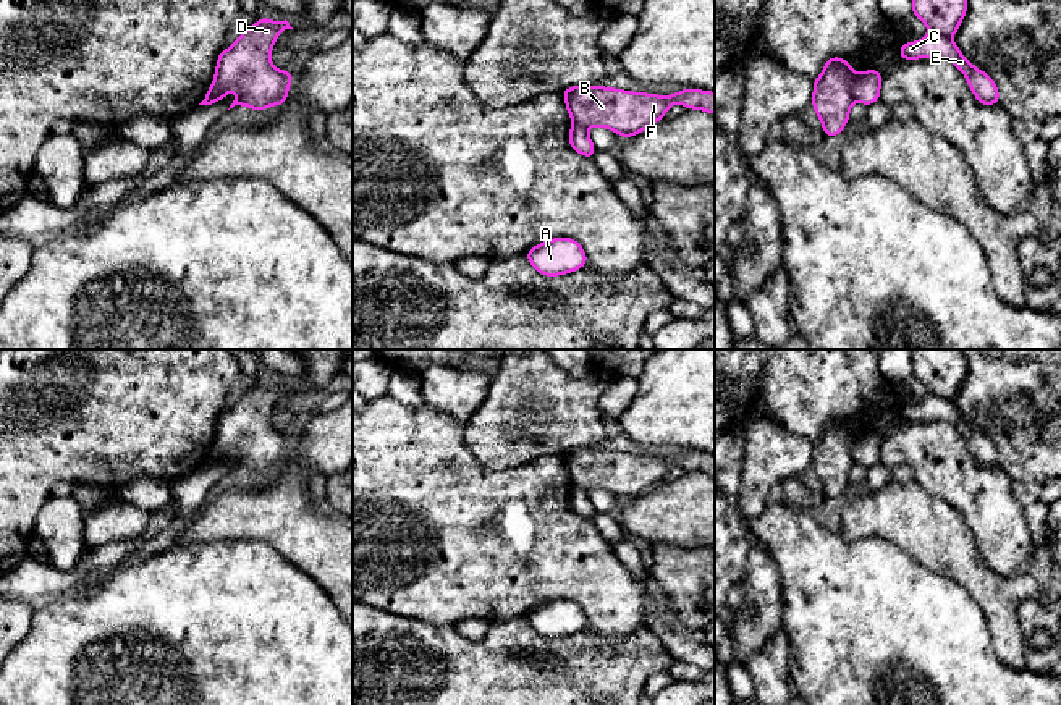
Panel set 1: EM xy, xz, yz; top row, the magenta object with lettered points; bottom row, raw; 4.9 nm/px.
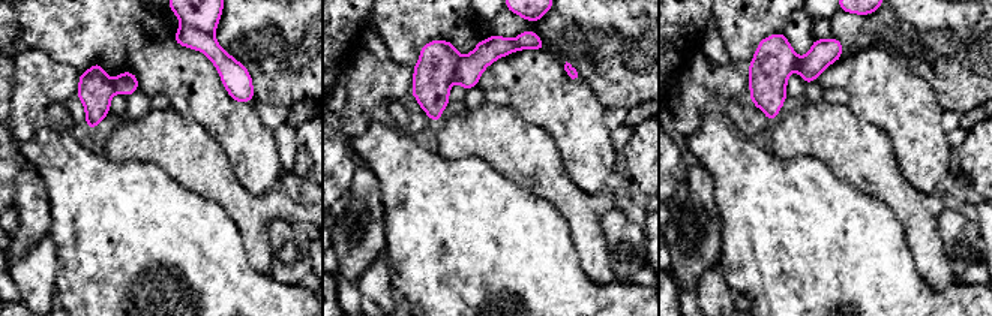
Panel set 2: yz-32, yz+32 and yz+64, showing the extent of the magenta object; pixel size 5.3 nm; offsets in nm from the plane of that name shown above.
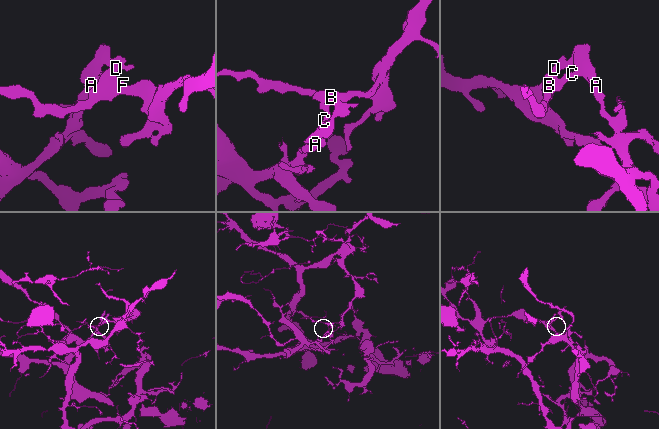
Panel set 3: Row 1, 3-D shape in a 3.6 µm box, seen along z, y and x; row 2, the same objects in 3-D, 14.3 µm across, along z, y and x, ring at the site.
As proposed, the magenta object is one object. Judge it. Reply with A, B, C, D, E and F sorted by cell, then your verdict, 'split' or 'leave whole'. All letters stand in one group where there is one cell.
A C E / B D F | split

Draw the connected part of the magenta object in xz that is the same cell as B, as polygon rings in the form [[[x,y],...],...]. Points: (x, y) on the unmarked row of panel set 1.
[[[600,446],[573,448],[563,453],[563,459],[574,487],[585,492],[592,488],[608,490],[623,501],[636,498],[663,482],[673,466],[715,477],[715,454],[692,450],[673,458],[655,458],[602,450]]]

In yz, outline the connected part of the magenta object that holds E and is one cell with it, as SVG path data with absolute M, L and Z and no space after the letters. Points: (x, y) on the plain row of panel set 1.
M930 393L919 404L906 404L901 407L899 420L943 420L954 425L961 435L967 440L972 456L982 467L996 467L1000 456L995 443L975 430L969 422L964 420L957 407L946 398Z

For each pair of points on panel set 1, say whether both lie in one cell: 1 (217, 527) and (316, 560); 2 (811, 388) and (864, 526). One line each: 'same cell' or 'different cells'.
1: same cell
2: different cells

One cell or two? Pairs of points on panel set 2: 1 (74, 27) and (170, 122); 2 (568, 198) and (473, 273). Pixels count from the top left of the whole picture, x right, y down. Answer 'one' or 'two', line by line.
1: two
2: two

